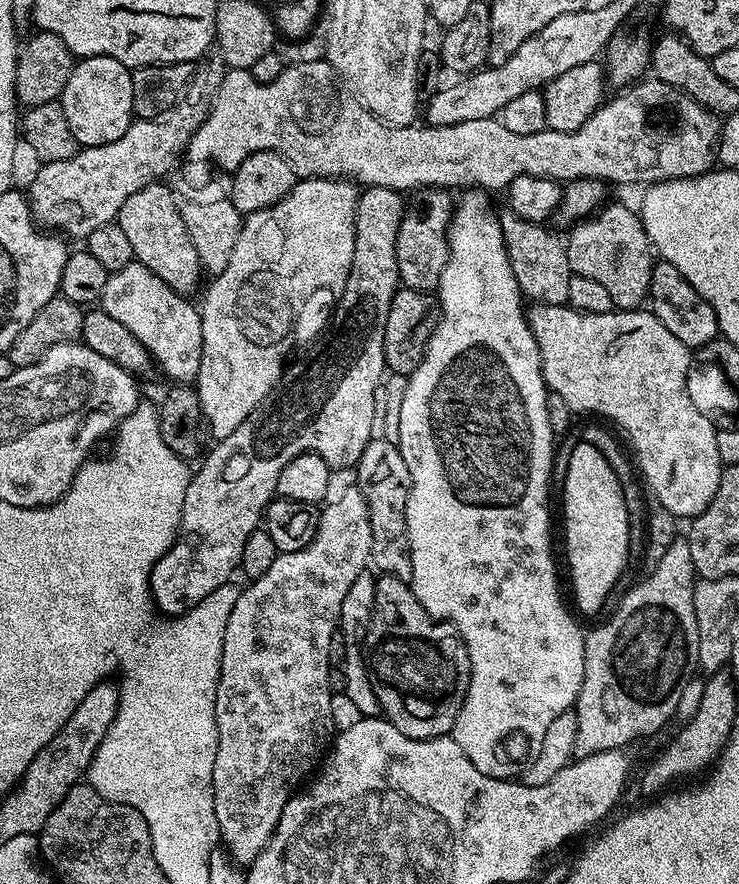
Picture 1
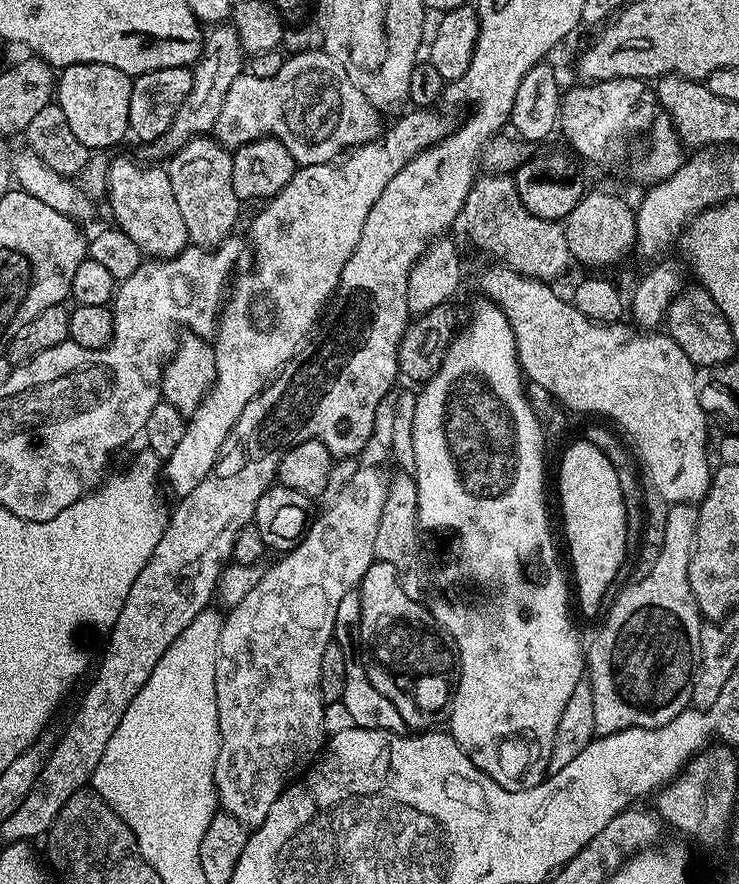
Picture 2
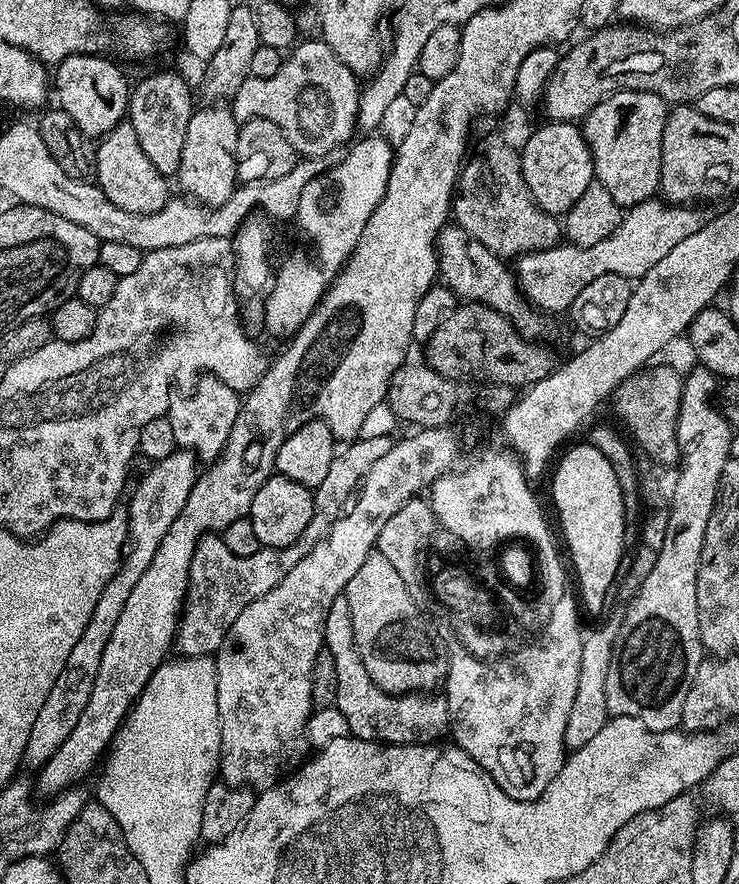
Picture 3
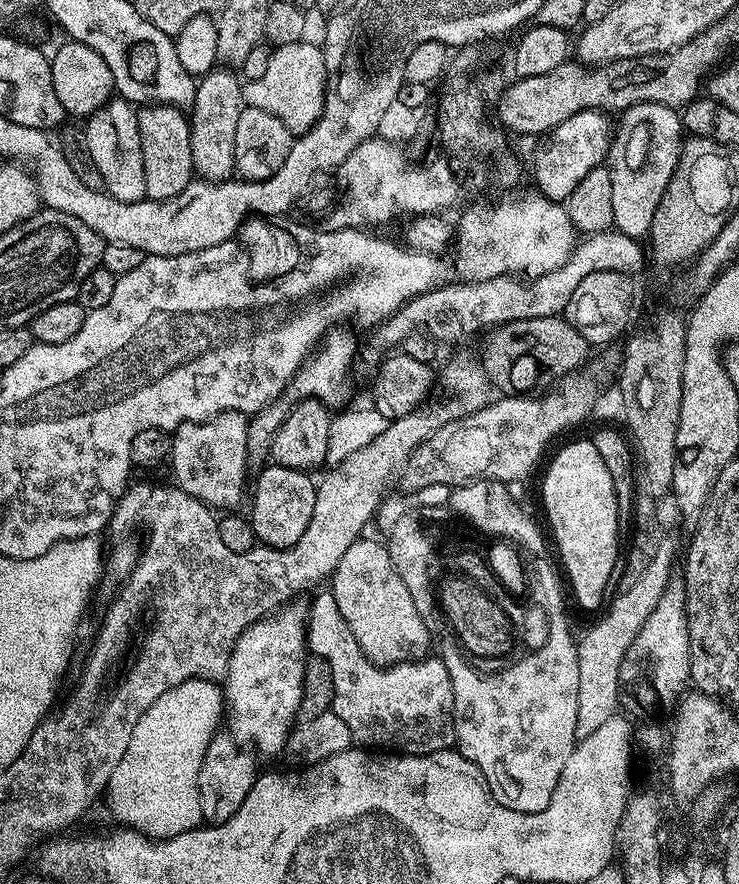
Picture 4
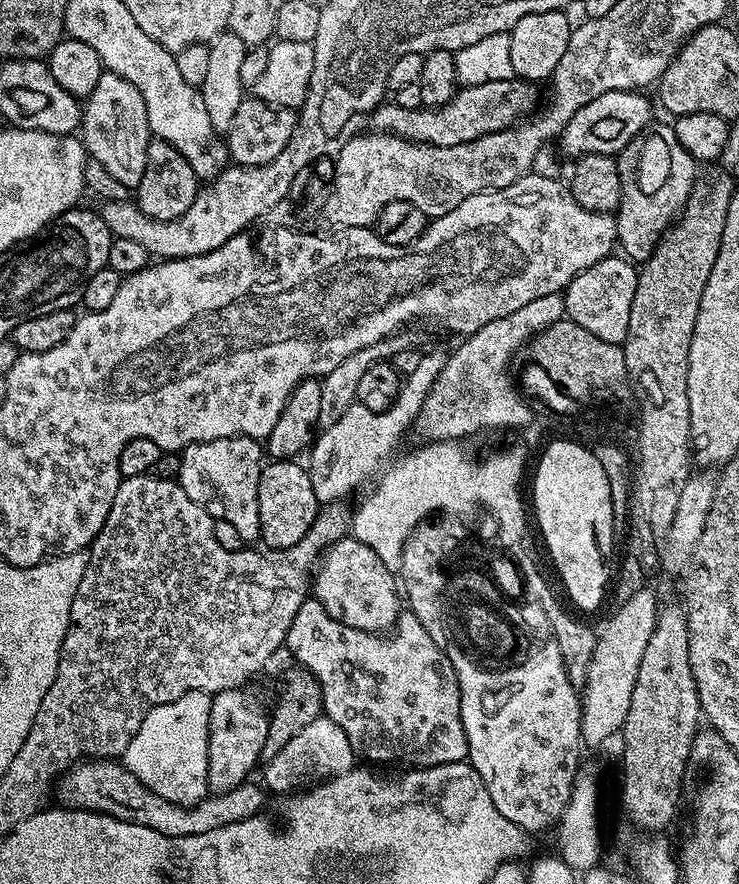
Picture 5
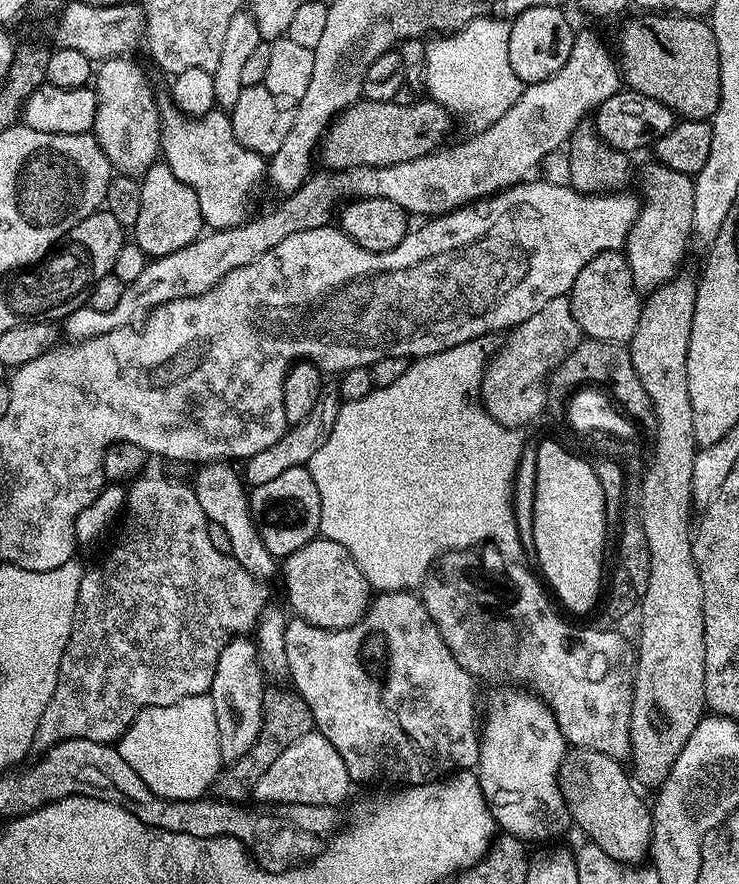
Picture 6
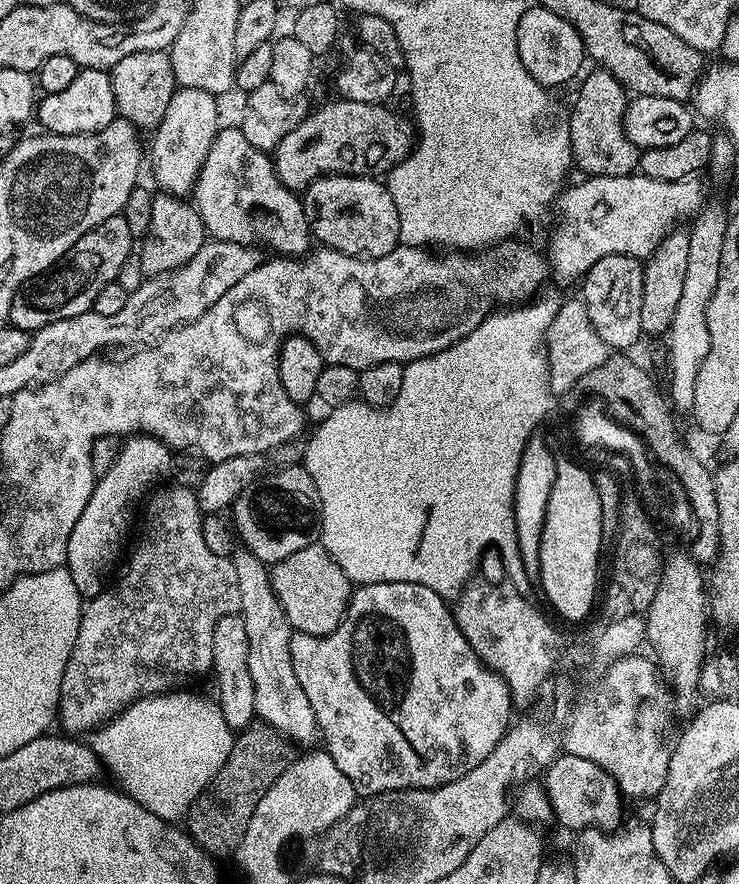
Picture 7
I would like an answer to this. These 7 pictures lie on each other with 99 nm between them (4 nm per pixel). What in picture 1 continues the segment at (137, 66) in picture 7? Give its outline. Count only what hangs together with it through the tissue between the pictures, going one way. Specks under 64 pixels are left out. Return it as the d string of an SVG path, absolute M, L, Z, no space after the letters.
M157 182L138 190L138 194L130 194L122 206L118 222L130 242L135 263L146 266L163 284L188 298L196 287L201 287L202 269L198 250L194 250L190 234L186 234L186 222L182 222L182 214L178 214L172 193L167 183Z

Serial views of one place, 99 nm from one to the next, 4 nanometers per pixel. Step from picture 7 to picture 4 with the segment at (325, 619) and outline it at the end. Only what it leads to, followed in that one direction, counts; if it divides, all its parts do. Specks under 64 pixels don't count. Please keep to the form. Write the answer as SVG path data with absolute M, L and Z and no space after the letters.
M361 538L355 540L342 554L342 562L333 570L330 577L330 590L334 594L334 602L338 602L338 611L346 618L346 626L350 626L350 634L362 646L362 654L370 658L370 662L382 668L391 669L392 664L404 664L407 660L419 662L429 655L428 624L425 613L414 606L414 598L410 598L410 590L406 590L406 582L402 582L398 570L394 570L394 562L390 562L390 554L383 543Z

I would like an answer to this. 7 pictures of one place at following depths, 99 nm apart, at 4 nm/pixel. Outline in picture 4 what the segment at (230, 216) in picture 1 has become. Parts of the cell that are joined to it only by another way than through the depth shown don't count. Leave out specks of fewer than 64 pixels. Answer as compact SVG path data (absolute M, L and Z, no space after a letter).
M217 66L199 77L196 97L190 109L192 167L197 177L213 182L227 180L233 175L236 167L234 137L238 131L238 114L245 107L241 77L235 71L232 73L227 70L232 71L227 67Z

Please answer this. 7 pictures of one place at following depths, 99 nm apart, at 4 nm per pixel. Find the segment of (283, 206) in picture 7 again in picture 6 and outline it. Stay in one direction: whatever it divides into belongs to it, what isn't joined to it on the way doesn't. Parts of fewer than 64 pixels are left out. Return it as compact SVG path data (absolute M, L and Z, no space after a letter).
M164 106L160 109L160 150L163 163L174 170L176 178L182 178L194 194L198 194L198 210L202 210L202 218L209 229L233 228L249 219L248 194L266 180L266 160L254 150L246 150L238 138L234 138L232 118L227 111L213 110L202 116L185 116L175 106Z

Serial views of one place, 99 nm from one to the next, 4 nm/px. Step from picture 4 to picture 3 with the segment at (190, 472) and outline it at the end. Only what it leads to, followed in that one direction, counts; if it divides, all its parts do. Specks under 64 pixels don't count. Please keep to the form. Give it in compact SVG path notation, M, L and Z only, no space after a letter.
M204 374L196 382L196 389L189 396L173 395L172 401L168 403L166 415L170 422L170 430L174 430L177 449L196 453L197 461L213 462L220 459L226 442L230 438L230 430L234 430L234 422L240 413L242 400L233 388L223 384L216 376Z

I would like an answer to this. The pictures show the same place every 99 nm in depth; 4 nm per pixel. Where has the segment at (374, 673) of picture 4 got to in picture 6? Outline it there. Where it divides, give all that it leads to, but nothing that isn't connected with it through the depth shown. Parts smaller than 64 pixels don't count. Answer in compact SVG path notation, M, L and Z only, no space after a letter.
M405 590L402 592L380 592L379 595L369 603L368 610L365 612L363 618L354 626L349 628L319 628L314 626L311 622L303 618L292 618L287 621L285 626L285 646L286 646L286 662L288 663L287 675L292 676L291 687L303 697L306 706L312 715L312 722L315 731L321 732L323 736L330 742L330 746L334 746L334 750L338 750L338 754L342 754L342 762L346 764L346 770L350 774L350 778L357 785L372 784L375 780L389 780L392 786L407 786L410 784L429 784L432 780L439 780L453 772L467 772L475 769L480 763L480 738L482 735L481 729L478 727L478 716L476 720L476 685L477 681L458 664L454 658L454 654L450 652L449 646L443 641L442 634L439 633L438 626L435 625L434 618L430 618L430 610L426 610L423 599L415 591Z

